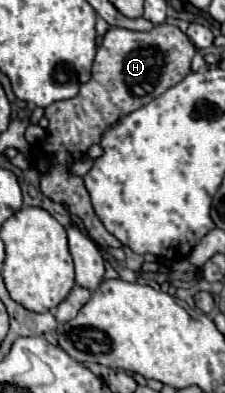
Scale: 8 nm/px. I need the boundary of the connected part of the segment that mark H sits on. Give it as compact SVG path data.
M159 24L149 32L111 28L103 36L103 42L97 50L89 82L79 88L75 98L61 100L45 108L49 126L45 130L45 140L41 142L41 154L49 158L49 166L47 172L39 172L41 192L53 202L65 204L69 212L83 222L91 238L101 246L119 246L119 240L109 234L103 222L97 218L83 178L71 174L71 166L85 156L93 144L99 144L103 134L117 124L119 118L143 108L171 86L179 84L191 72L193 56L193 42L177 26Z

